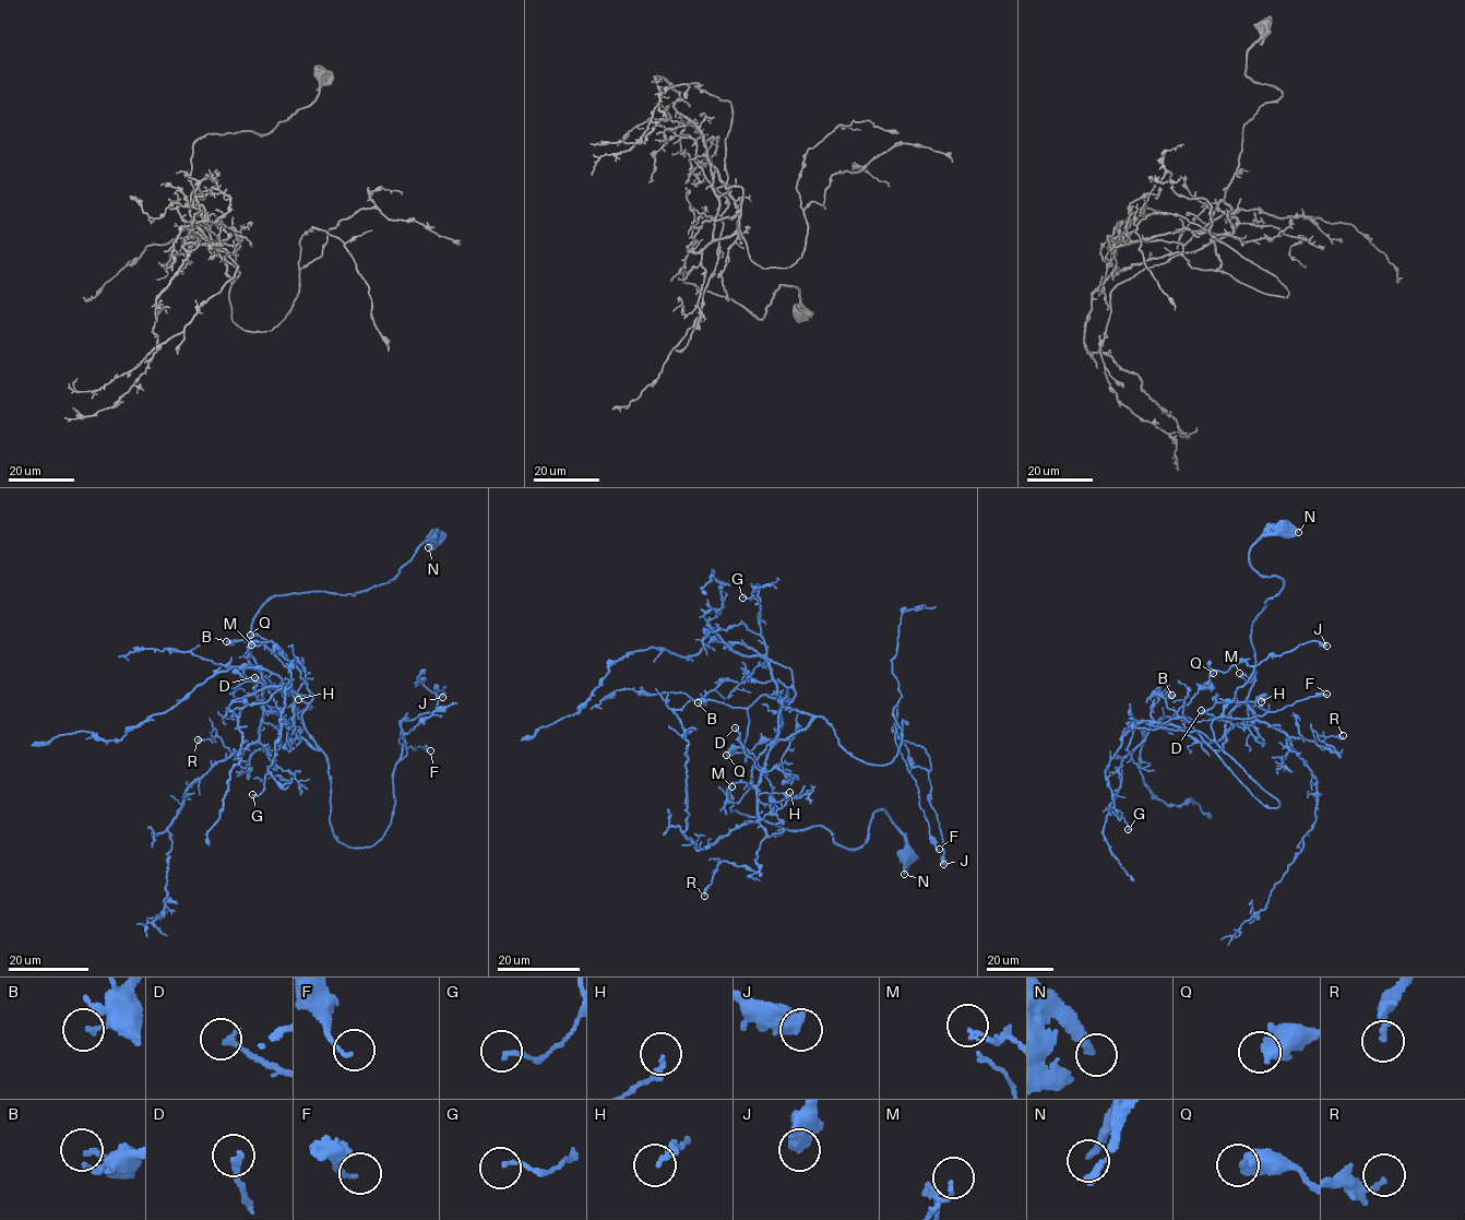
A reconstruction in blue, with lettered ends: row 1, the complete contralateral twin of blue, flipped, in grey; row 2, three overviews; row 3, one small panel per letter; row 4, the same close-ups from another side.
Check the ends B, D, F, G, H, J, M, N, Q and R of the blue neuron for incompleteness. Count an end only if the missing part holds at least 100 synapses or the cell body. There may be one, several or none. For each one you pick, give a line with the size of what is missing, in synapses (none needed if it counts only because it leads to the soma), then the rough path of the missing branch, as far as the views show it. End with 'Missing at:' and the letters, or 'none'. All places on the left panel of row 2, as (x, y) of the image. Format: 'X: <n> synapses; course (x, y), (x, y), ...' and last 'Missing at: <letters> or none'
Missing at: none

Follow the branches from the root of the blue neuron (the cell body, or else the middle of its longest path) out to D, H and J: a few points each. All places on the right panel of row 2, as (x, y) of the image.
D: (1283, 529), (1249, 552), (1254, 569), (1284, 583), (1252, 624), (1248, 707), (1254, 720), (1217, 720), (1201, 710)
H: (1283, 529), (1249, 552), (1284, 583), (1252, 624), (1248, 701), (1217, 741), (1194, 739), (1180, 718), (1261, 701)
J: (1283, 529), (1249, 552), (1284, 583), (1216, 751), (1270, 807), (1211, 723), (1269, 656), (1326, 646)

